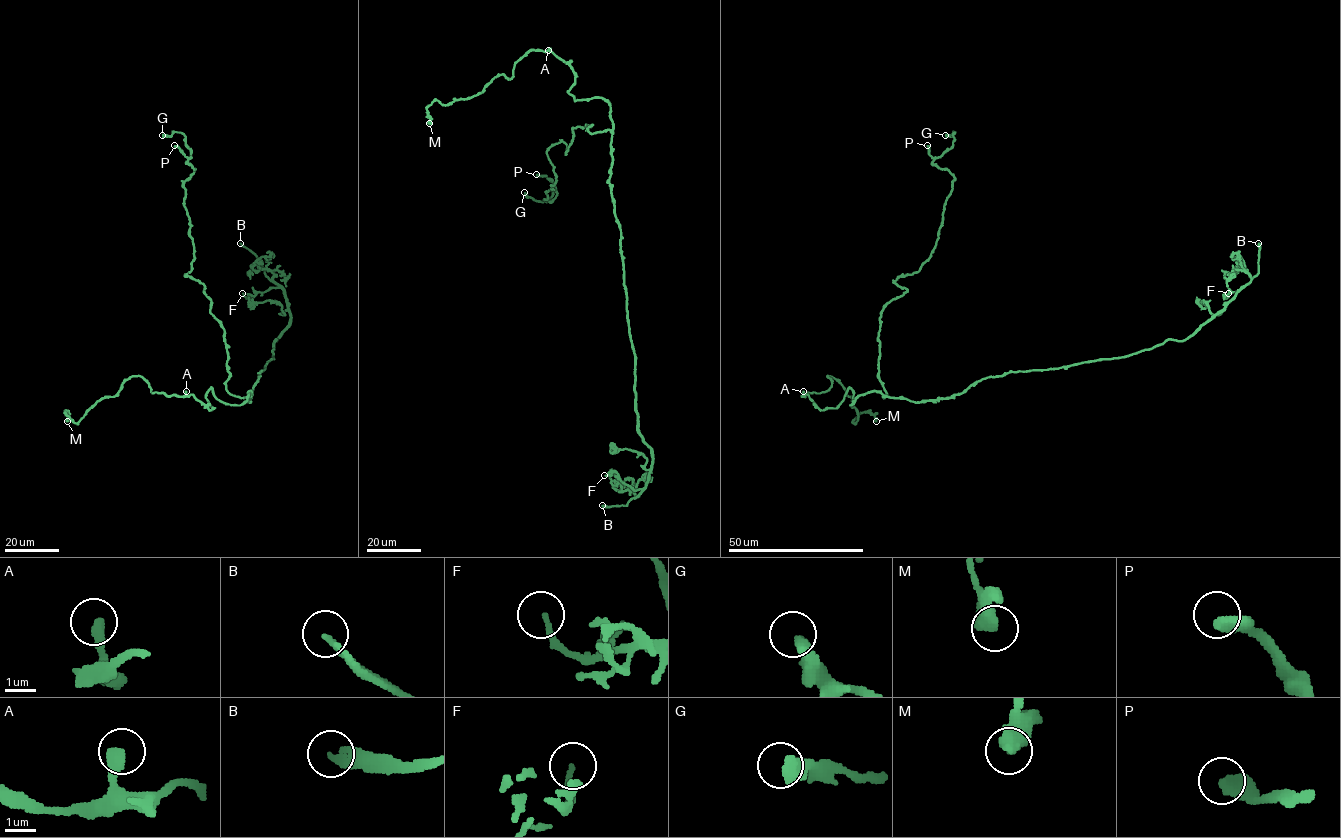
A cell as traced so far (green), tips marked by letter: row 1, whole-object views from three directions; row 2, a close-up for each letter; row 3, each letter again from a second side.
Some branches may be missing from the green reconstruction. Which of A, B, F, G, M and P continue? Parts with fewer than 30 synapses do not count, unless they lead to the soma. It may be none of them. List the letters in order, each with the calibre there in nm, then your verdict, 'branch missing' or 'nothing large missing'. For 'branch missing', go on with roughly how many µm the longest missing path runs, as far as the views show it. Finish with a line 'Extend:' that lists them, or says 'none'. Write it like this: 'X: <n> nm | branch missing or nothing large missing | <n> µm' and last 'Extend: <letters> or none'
A: 340 nm | nothing large missing
B: 200 nm | branch missing | 20 µm
F: 140 nm | nothing large missing
G: 460 nm | nothing large missing
M: 500 nm | nothing large missing
P: 400 nm | nothing large missing
Extend: B

